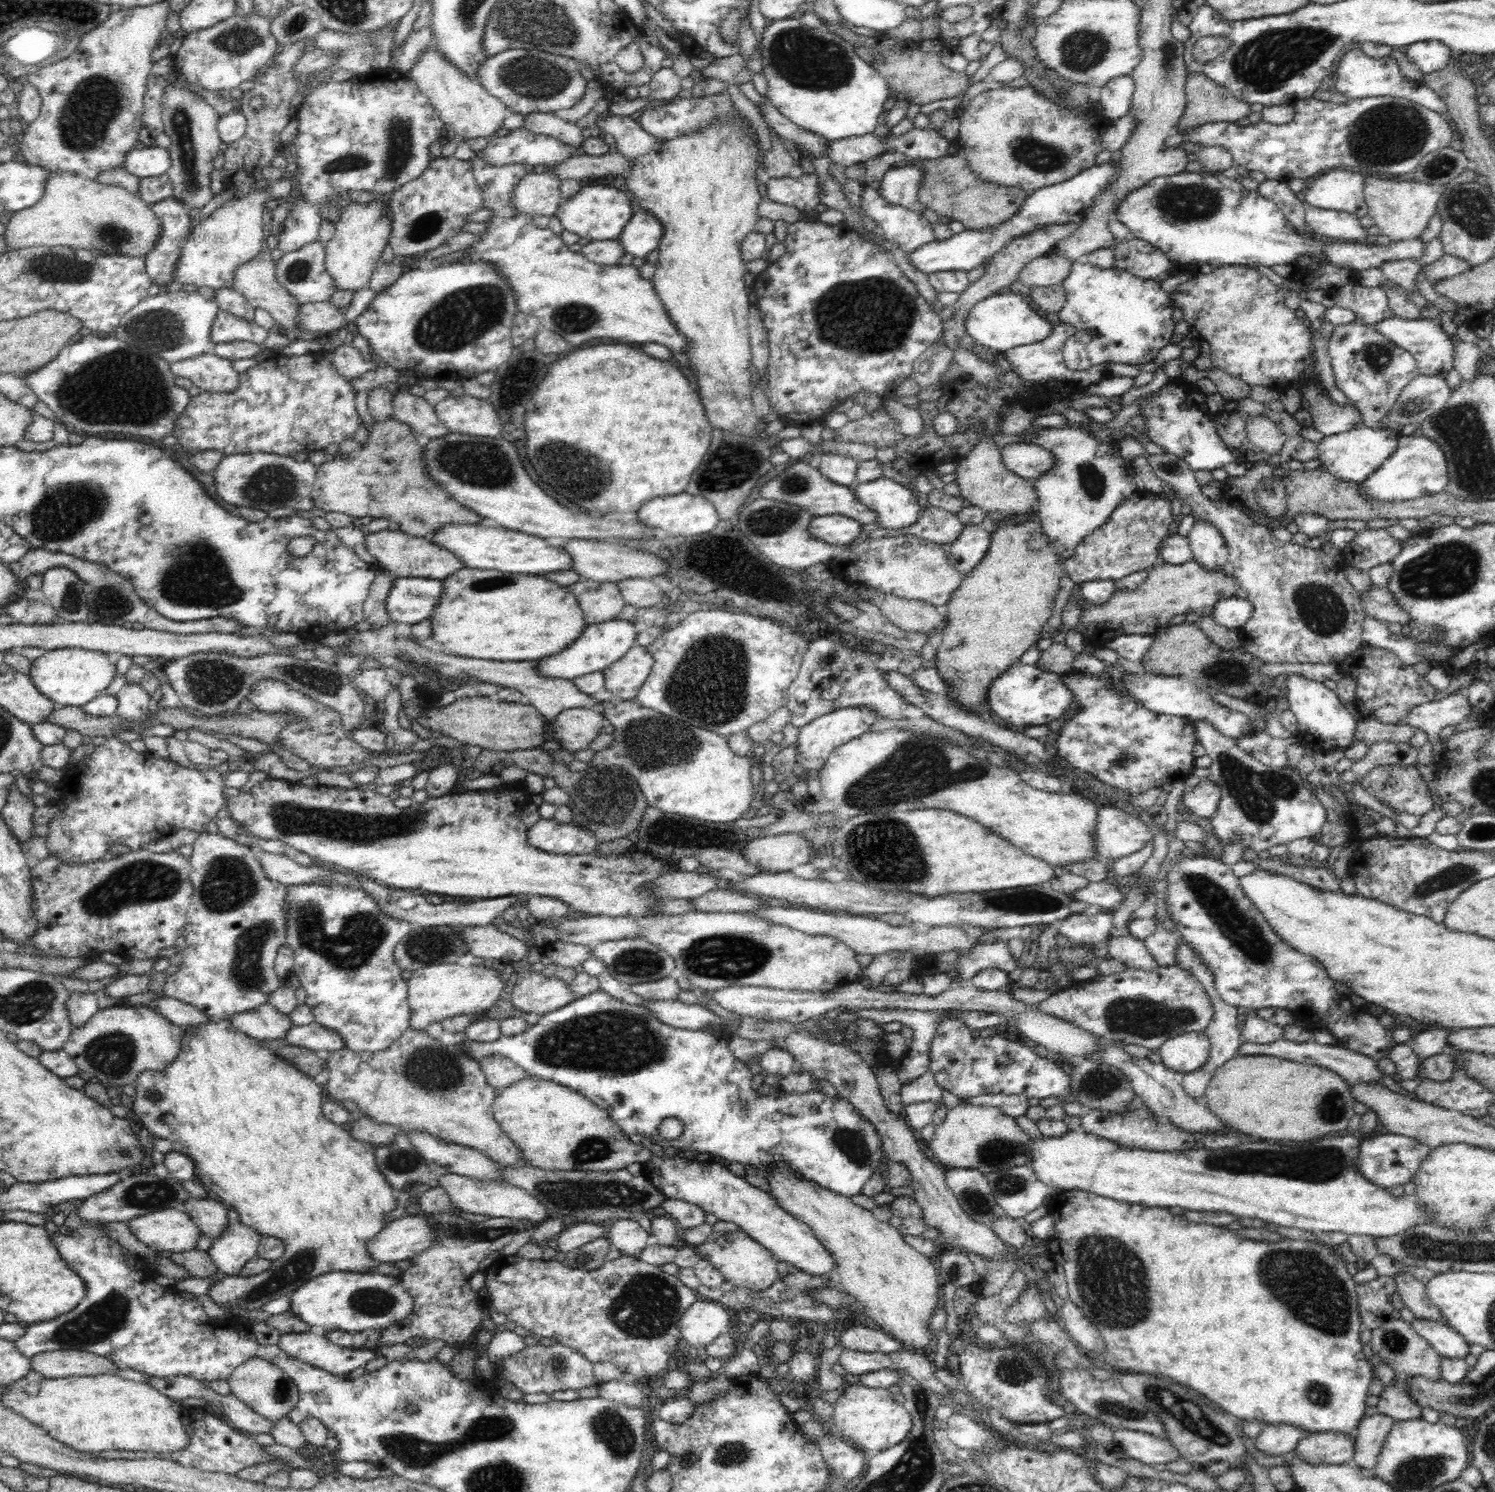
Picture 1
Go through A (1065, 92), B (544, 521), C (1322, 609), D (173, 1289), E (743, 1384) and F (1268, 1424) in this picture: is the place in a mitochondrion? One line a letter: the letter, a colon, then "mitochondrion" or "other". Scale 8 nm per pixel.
A: mitochondrion
B: other
C: mitochondrion
D: other
E: other
F: other

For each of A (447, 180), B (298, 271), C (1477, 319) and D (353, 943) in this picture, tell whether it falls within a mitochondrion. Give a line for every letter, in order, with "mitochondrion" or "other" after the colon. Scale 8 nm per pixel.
A: other
B: mitochondrion
C: other
D: mitochondrion

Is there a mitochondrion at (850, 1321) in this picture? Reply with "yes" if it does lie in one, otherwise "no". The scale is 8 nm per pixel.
no

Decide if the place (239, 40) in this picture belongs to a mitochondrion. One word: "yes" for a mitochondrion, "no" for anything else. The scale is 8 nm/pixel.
yes

